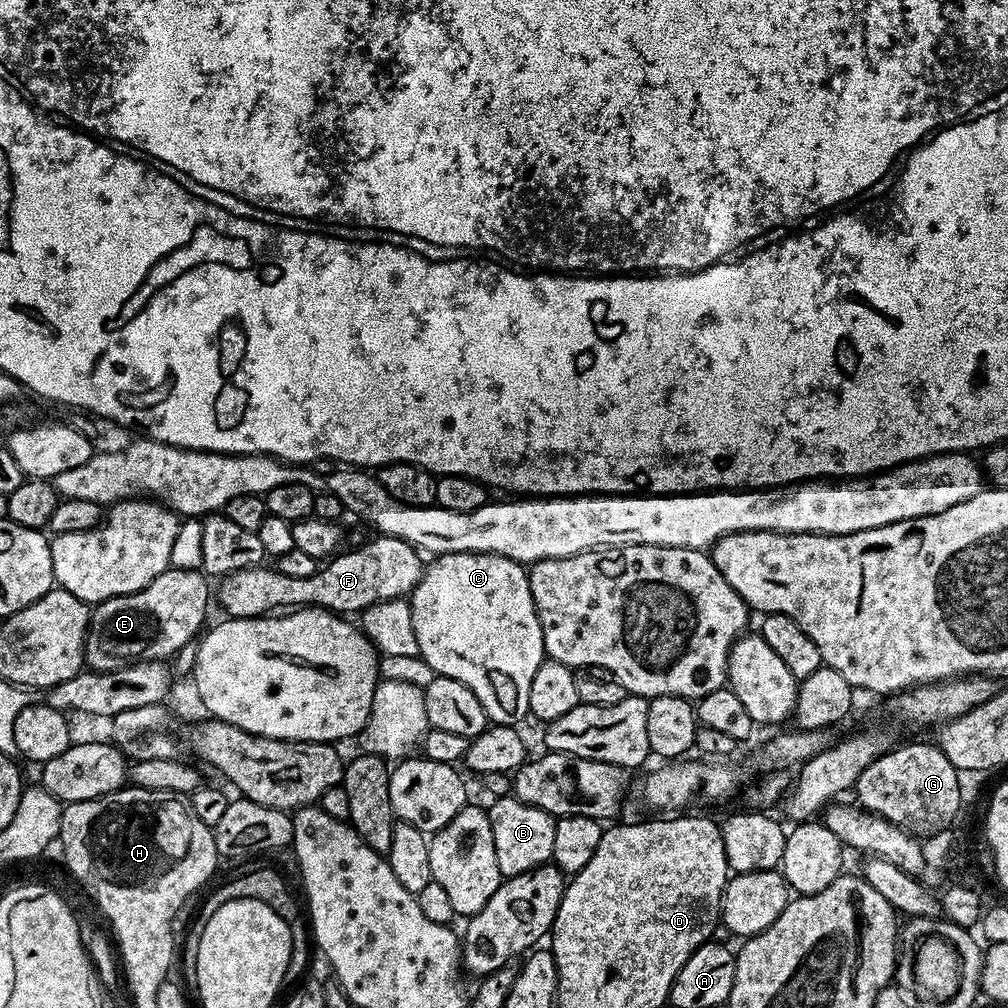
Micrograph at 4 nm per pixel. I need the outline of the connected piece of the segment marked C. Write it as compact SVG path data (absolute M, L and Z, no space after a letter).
M459 552L458 554L442 554L435 557L424 569L422 578L416 584L414 591L410 593L410 603L412 606L412 617L414 618L414 638L418 638L419 659L425 660L433 669L431 670L437 676L454 678L462 682L462 686L470 686L474 690L474 698L482 702L486 710L489 721L492 724L510 724L519 725L519 720L523 716L529 715L530 706L530 682L534 682L534 674L538 666L545 660L544 639L542 638L542 626L538 622L538 614L534 606L534 598L530 594L530 582L525 565L517 560L502 558L498 554L478 554L477 552Z

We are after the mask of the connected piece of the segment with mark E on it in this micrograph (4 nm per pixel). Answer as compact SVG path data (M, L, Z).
M170 566L142 590L125 596L115 596L95 605L88 618L88 633L84 639L85 665L94 672L109 672L124 668L129 662L167 661L174 657L182 650L182 646L197 639L198 633L205 627L204 615L208 612L208 583L210 583L209 577L203 571L182 570Z

